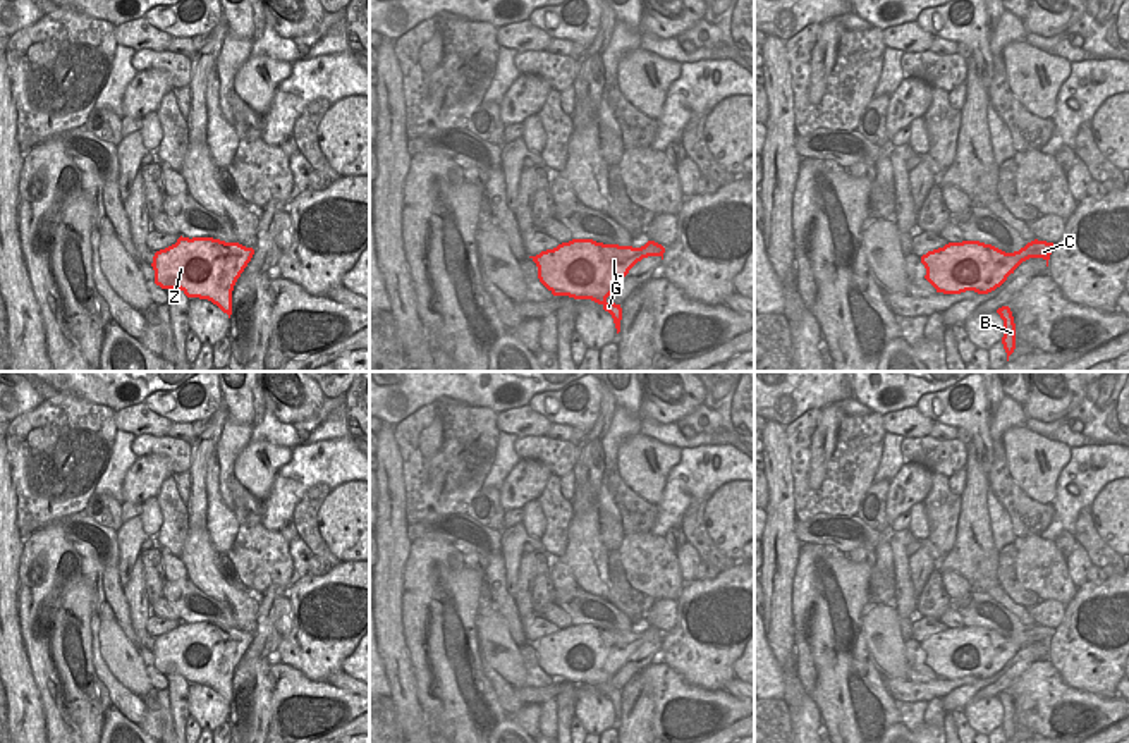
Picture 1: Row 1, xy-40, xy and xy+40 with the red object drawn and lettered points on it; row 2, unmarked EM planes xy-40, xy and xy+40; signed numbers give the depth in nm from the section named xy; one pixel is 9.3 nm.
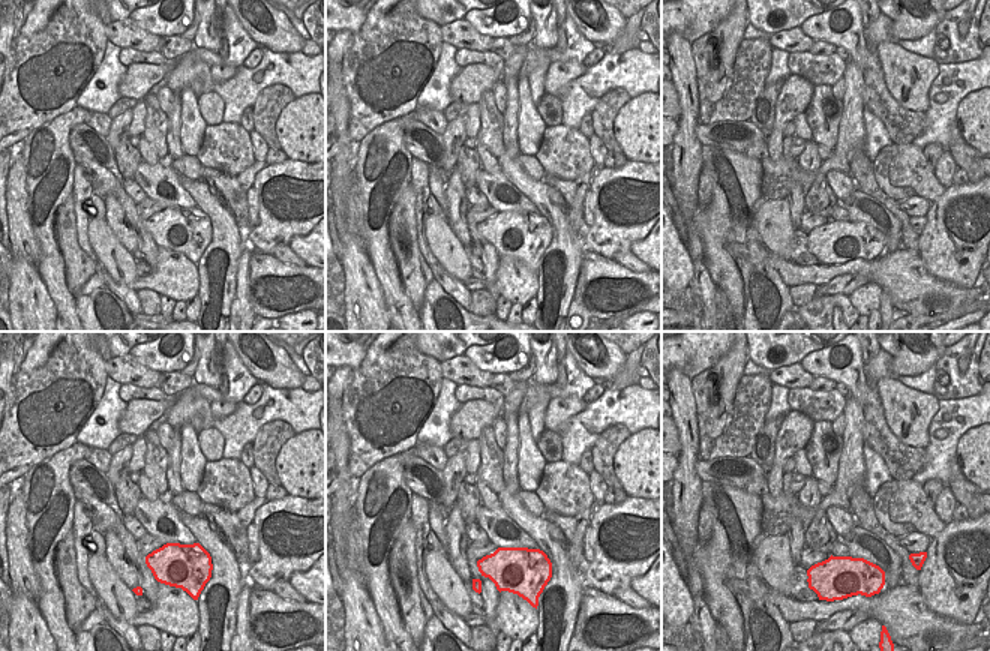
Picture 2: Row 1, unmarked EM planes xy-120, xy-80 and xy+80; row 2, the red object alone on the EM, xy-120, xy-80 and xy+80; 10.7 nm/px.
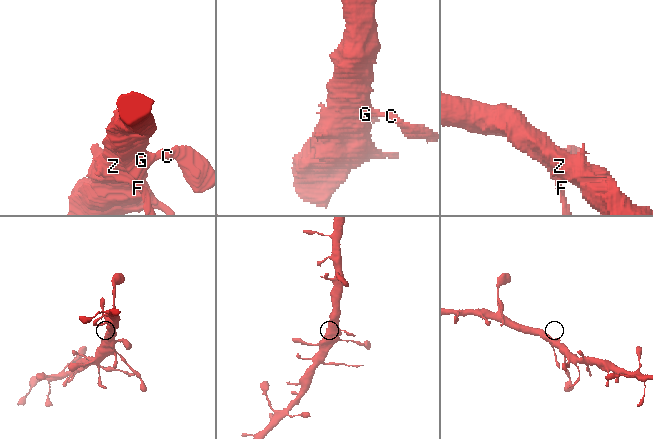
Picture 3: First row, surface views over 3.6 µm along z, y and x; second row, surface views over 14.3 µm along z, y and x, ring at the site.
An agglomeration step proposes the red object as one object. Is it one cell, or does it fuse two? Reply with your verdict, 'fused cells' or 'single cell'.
single cell

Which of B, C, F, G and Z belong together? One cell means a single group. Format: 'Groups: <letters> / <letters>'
Groups: B C F G Z

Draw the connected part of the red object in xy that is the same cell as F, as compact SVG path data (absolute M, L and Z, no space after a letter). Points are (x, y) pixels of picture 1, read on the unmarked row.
M572 624L529 643L538 652L540 667L553 681L591 685L601 690L612 700L619 719L622 693L608 688L607 683L638 647L648 642L663 645L663 638L665 633L655 626L632 633L593 624Z

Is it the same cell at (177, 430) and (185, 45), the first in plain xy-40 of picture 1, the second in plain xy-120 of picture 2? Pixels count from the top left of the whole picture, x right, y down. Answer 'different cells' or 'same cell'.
same cell

